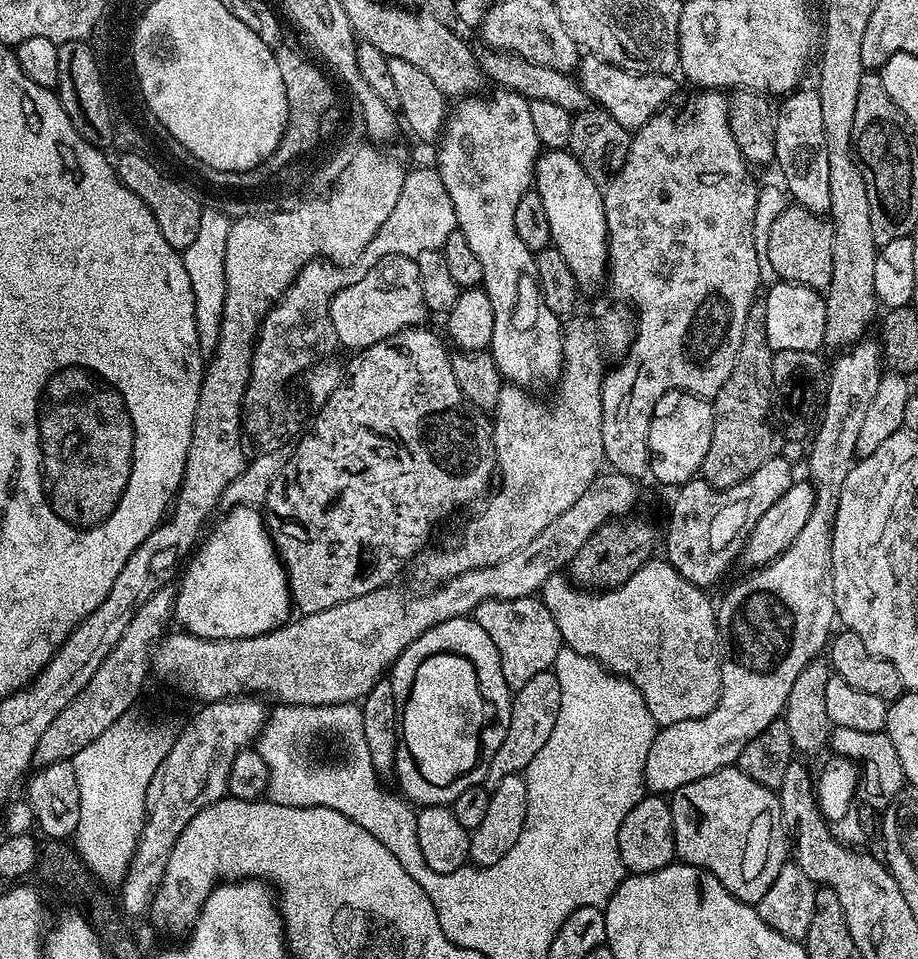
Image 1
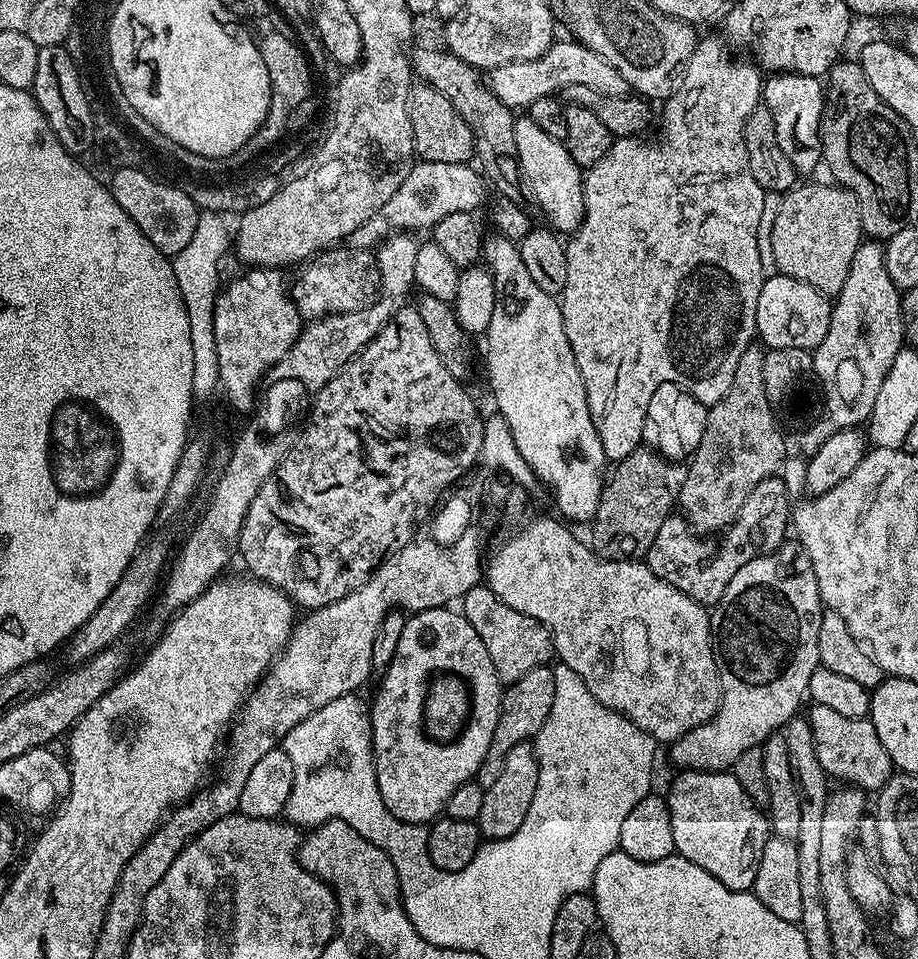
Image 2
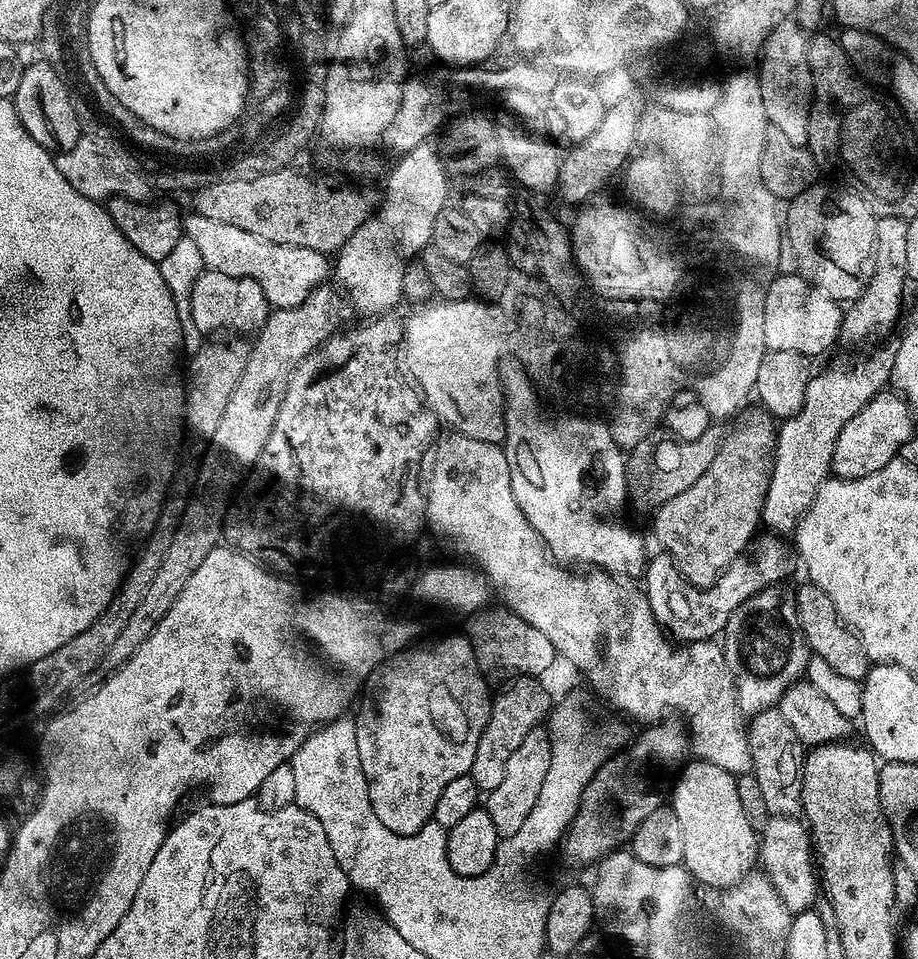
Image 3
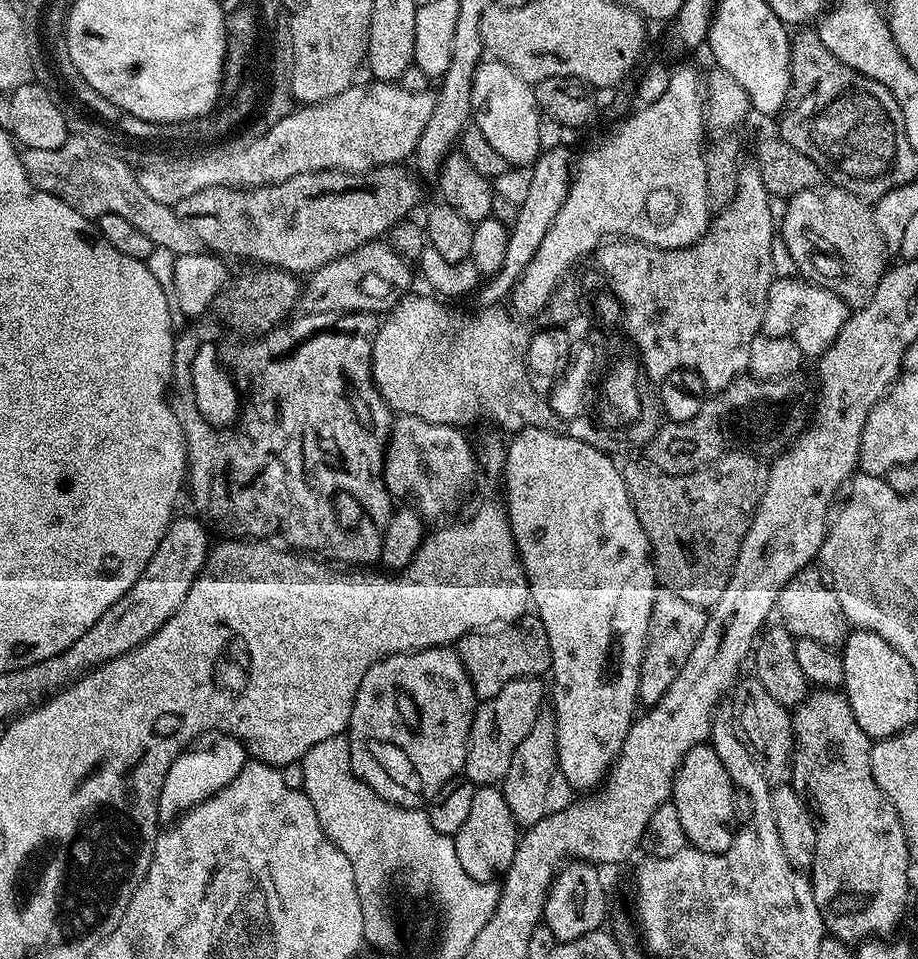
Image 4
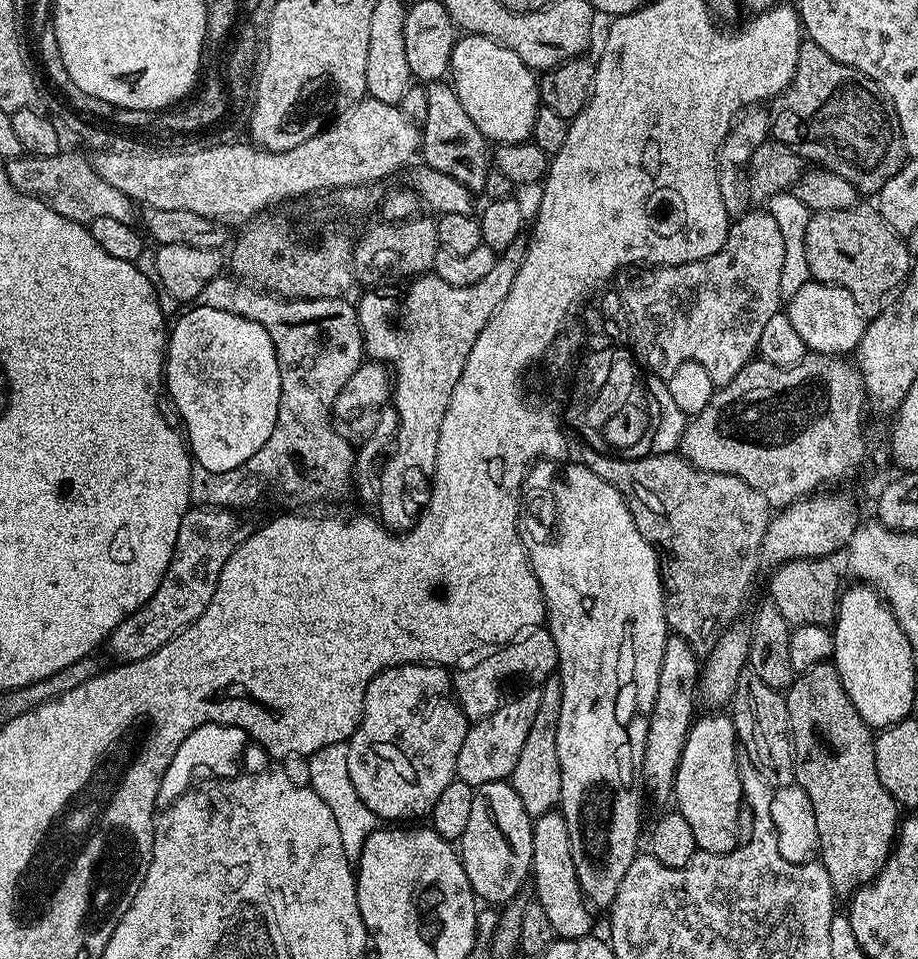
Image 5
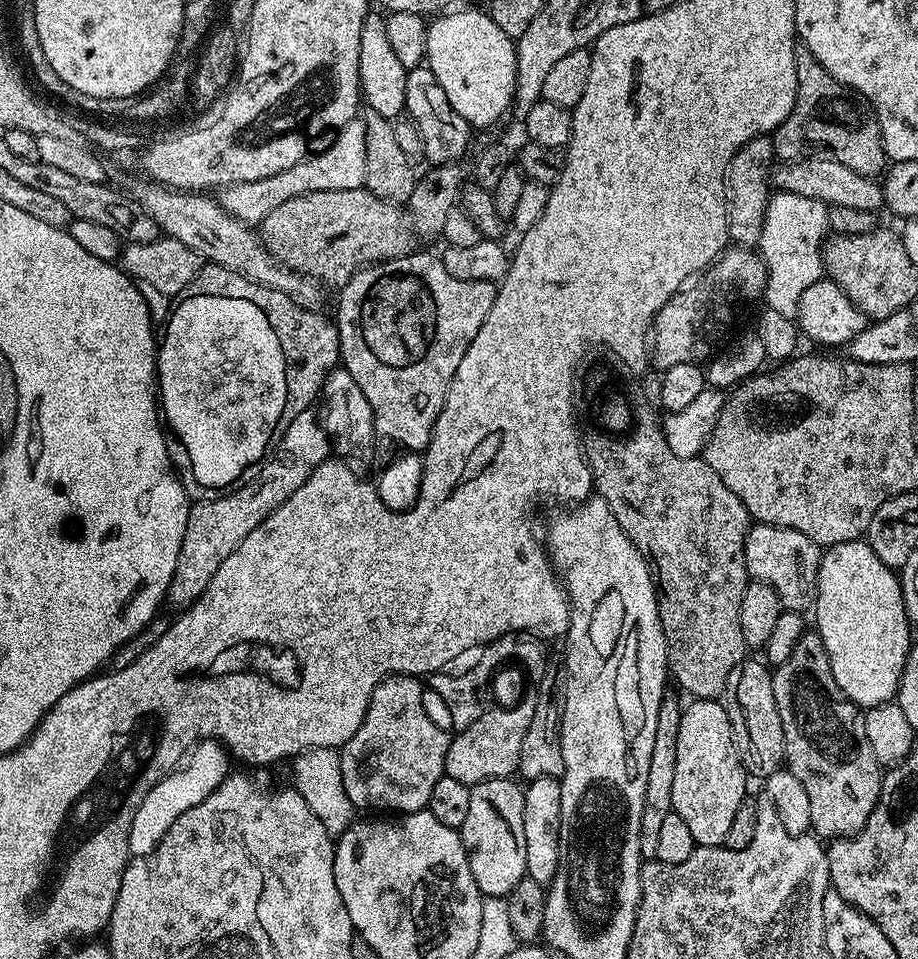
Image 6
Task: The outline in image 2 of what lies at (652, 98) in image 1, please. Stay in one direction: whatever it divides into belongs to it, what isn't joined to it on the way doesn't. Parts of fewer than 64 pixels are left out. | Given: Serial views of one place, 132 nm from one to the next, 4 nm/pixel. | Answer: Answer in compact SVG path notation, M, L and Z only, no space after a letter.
M575 38L567 39L557 39L550 46L550 50L546 50L546 54L538 58L510 62L491 69L486 76L487 88L496 95L498 102L513 110L527 109L529 104L538 102L538 98L543 96L563 93L568 84L590 86L601 94L629 95L626 78L622 78L622 74L618 74L618 70L614 70L614 66L610 66L610 62L602 58L602 54L594 54L594 50L590 50Z

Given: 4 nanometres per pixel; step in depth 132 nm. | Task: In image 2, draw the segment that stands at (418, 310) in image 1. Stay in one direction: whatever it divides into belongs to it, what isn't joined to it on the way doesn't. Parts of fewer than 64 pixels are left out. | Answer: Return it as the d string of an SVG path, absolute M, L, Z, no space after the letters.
M340 250L325 251L319 258L305 263L301 267L305 268L297 274L296 281L291 281L292 301L305 321L311 322L341 312L358 311L372 304L377 295L378 277L377 269L373 267L373 257L364 250L336 251Z

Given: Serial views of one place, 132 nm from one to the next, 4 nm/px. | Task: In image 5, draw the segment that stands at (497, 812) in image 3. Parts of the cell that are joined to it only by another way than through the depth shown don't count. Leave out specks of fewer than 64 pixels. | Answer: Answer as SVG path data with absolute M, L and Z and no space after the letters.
M556 678L543 681L542 688L544 688L544 693L536 704L536 713L530 730L526 734L526 742L522 742L522 754L518 754L518 766L514 766L510 777L514 794L522 798L522 806L526 806L529 816L533 818L553 811L559 805L562 790L562 774L558 766L558 750L556 749L558 714L562 706L560 681Z

